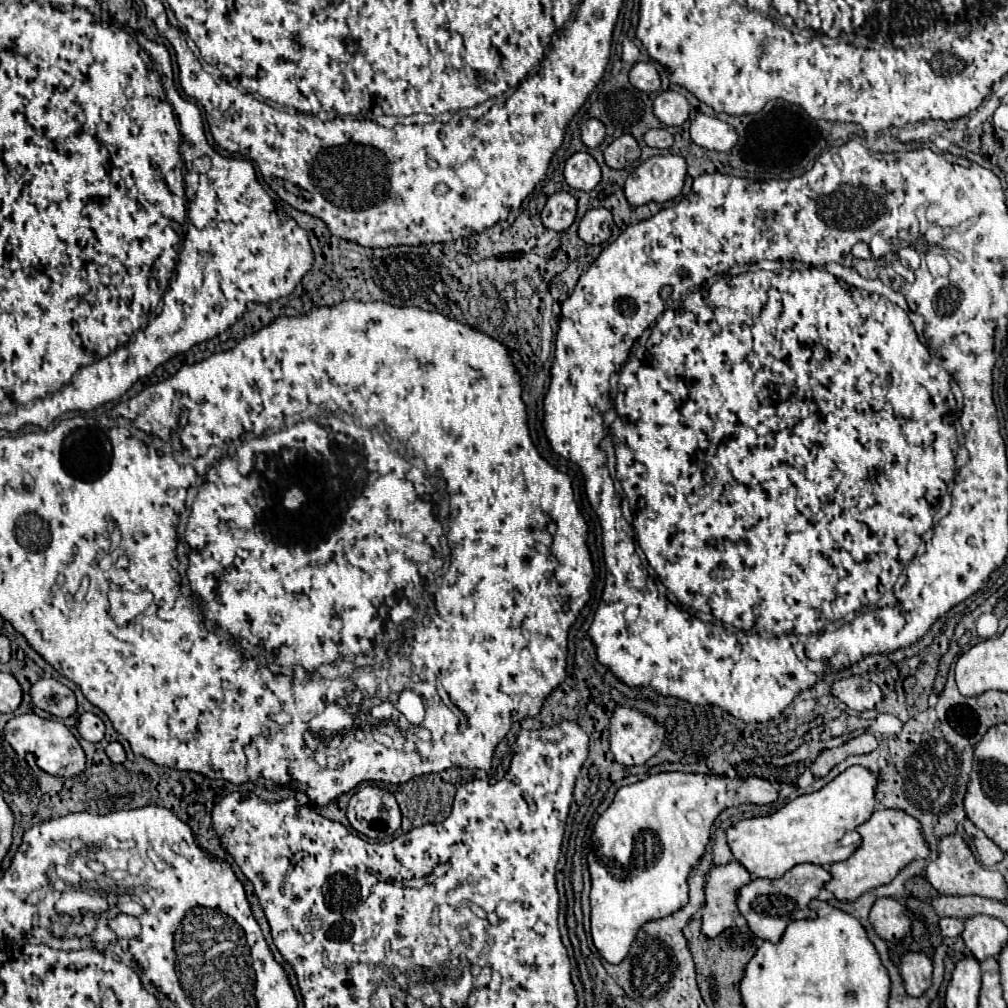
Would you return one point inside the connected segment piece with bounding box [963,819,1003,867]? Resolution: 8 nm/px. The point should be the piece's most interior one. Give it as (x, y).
(989, 853)

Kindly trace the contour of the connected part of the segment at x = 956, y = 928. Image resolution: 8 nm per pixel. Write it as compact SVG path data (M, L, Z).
M943 917L939 921L939 931L943 937L957 937L963 931L963 919L951 919L951 917Z

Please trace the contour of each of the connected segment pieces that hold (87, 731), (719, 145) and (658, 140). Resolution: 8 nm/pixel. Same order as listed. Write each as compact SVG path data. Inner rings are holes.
M83 713L79 717L79 723L77 723L77 731L79 735L85 739L85 741L101 741L103 735L105 735L105 725L101 721L101 717L93 715L93 713Z
M697 115L691 121L691 139L705 149L713 149L713 151L729 151L735 141L737 141L737 133L731 125L719 121L717 117L709 117L709 115Z
M651 129L643 135L643 141L655 149L667 149L673 145L673 137L665 129Z

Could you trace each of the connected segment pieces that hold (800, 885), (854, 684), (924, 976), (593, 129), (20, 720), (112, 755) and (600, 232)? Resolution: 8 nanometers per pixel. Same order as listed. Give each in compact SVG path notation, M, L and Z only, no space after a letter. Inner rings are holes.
M801 863L791 867L783 877L779 879L753 879L751 883L743 885L737 895L737 907L739 913L745 917L749 929L771 943L777 943L785 931L785 927L795 919L815 919L815 911L811 911L807 905L811 899L817 897L821 887L831 879L829 871L819 865Z
M849 675L843 679L837 679L831 685L831 695L835 695L839 701L843 701L849 709L865 711L875 707L875 703L881 701L881 691L875 683L863 679L861 675Z
M915 951L905 953L899 965L899 973L903 975L907 993L913 997L919 997L931 985L931 971L933 971L931 959Z
M589 119L581 127L581 139L587 147L599 147L601 141L605 139L605 125L599 119Z
M35 713L17 715L11 721L7 721L5 727L5 739L15 749L19 757L24 758L32 768L32 757L35 758L39 769L43 769L49 775L55 777L71 777L85 769L85 753L73 733L59 721L53 719L41 719Z
M109 743L107 747L105 747L105 753L107 753L107 757L113 761L113 763L123 763L125 761L125 751L123 751L123 747L121 747L121 743Z
M591 209L579 223L579 237L585 243L603 243L611 237L611 213L607 209Z

